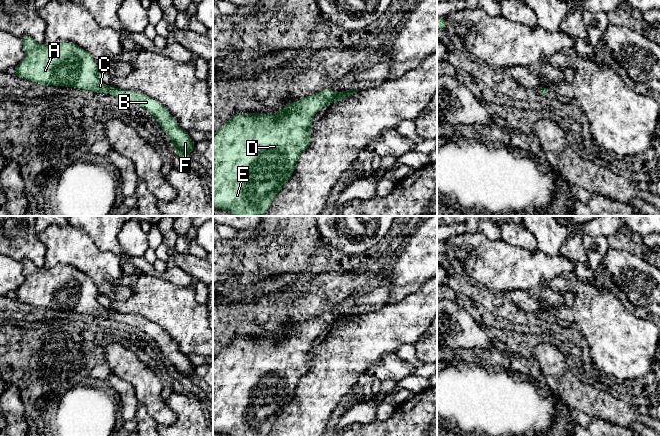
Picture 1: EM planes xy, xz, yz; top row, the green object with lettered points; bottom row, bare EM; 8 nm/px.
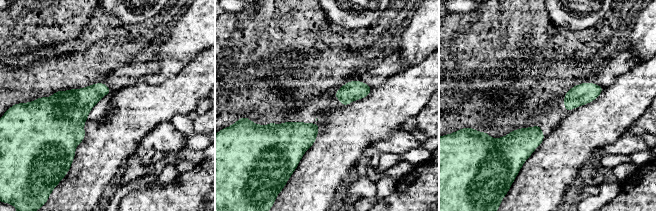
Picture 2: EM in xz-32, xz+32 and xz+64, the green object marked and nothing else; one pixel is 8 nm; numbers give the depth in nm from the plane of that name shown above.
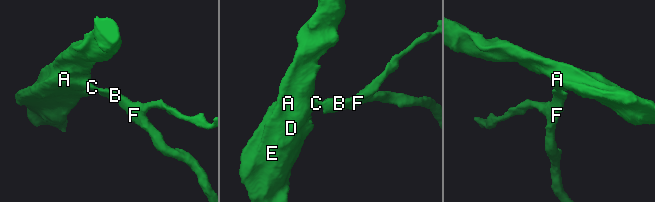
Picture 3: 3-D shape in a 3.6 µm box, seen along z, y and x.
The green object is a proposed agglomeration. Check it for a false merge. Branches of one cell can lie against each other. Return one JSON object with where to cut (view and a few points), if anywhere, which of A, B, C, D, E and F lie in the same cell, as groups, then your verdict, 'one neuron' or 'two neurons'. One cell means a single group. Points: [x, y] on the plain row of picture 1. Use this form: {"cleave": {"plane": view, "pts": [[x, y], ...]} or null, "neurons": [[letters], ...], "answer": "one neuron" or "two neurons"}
{"cleave": null, "neurons": [["A", "B", "C", "D", "E", "F"]], "answer": "one neuron"}

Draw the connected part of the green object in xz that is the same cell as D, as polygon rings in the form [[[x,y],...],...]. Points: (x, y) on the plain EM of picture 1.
[[[325,313],[314,317],[313,319],[306,320],[299,324],[298,326],[291,325],[285,330],[281,335],[279,329],[279,334],[276,337],[243,337],[239,336],[234,339],[213,358],[213,433],[223,433],[228,436],[266,436],[270,433],[272,429],[273,422],[281,415],[286,406],[290,403],[293,398],[298,383],[302,376],[306,374],[311,368],[311,355],[310,351],[314,348],[312,342],[315,338],[324,332],[326,329],[332,326],[338,326],[344,324],[346,321],[350,321],[356,318],[359,313],[349,313],[336,317],[333,314]]]

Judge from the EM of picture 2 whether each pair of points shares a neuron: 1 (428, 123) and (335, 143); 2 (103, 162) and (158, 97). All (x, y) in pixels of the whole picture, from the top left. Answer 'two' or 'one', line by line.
1: two
2: one

